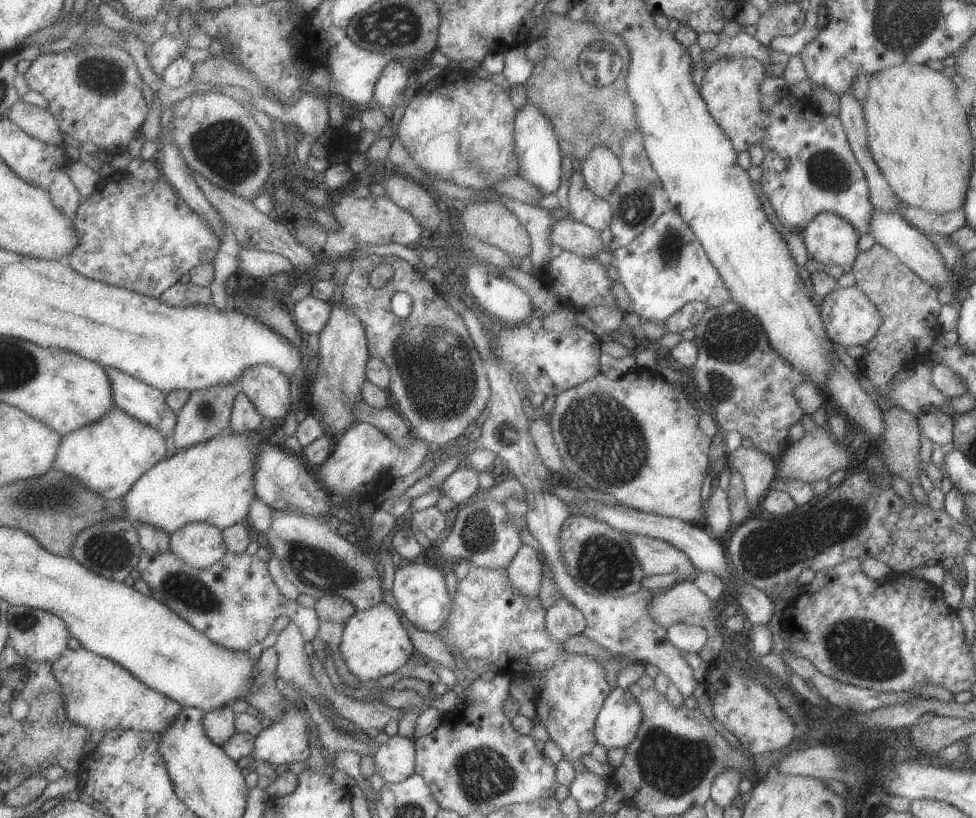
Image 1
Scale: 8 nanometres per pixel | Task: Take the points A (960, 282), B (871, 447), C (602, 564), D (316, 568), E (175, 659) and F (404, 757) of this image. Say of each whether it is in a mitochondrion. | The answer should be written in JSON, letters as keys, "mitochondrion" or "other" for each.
{"A":"other","B":"other","C":"mitochondrion","D":"mitochondrion","E":"other","F":"other"}

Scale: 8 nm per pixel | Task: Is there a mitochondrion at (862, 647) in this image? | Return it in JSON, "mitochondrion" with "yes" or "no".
{"mitochondrion":"yes"}

